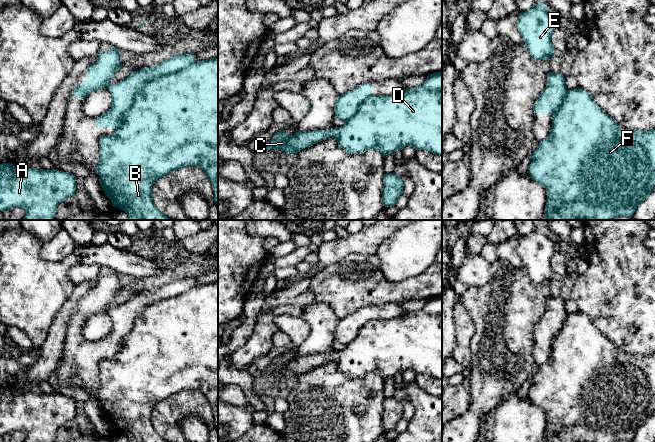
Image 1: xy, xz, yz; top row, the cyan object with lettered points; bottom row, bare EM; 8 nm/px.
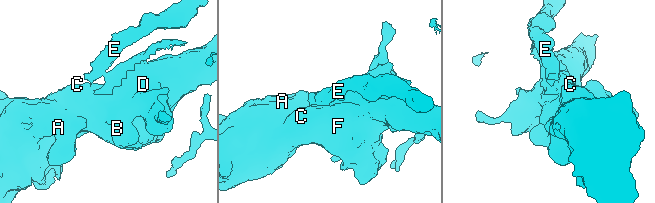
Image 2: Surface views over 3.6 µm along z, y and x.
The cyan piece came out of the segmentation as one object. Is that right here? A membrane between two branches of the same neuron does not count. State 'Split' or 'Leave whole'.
Split

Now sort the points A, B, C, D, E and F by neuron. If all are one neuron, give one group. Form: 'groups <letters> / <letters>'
groups A B C D F / E

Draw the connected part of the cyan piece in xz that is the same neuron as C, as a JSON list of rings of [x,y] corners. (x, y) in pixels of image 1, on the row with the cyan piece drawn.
[[[442,71],[428,75],[426,81],[417,87],[409,87],[403,92],[394,95],[375,95],[364,101],[357,112],[341,127],[332,130],[314,130],[296,132],[294,135],[284,133],[284,129],[272,138],[271,144],[264,149],[282,150],[286,154],[298,153],[326,138],[335,138],[338,145],[350,154],[363,154],[369,149],[375,149],[385,158],[388,154],[395,154],[406,146],[413,146],[416,150],[425,150],[442,155]]]

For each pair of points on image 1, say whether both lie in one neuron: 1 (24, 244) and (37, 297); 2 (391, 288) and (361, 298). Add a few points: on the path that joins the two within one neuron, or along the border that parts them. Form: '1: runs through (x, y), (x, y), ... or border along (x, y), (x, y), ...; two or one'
1: runs through (26, 257), (26, 284); one
2: runs through (384, 291), (374, 291), (368, 295); one

